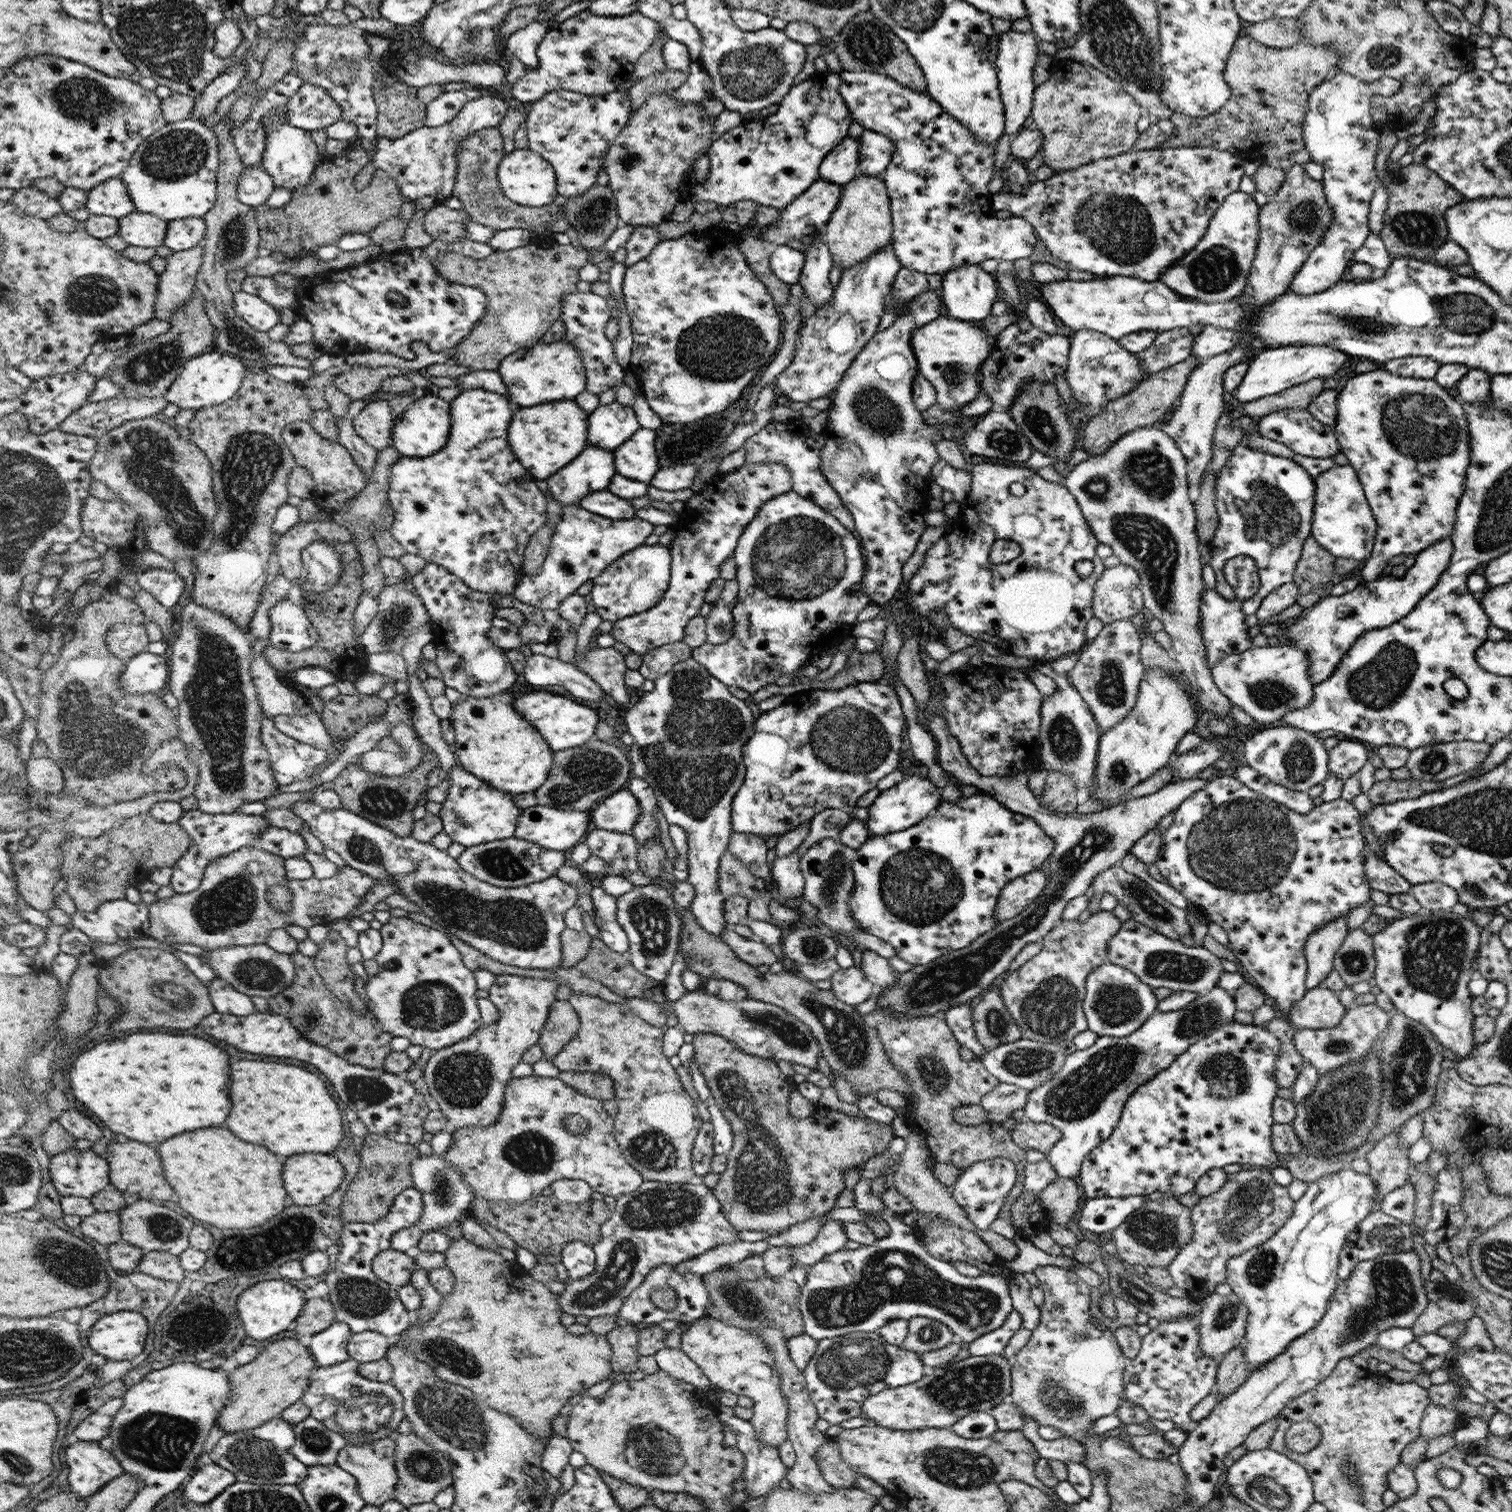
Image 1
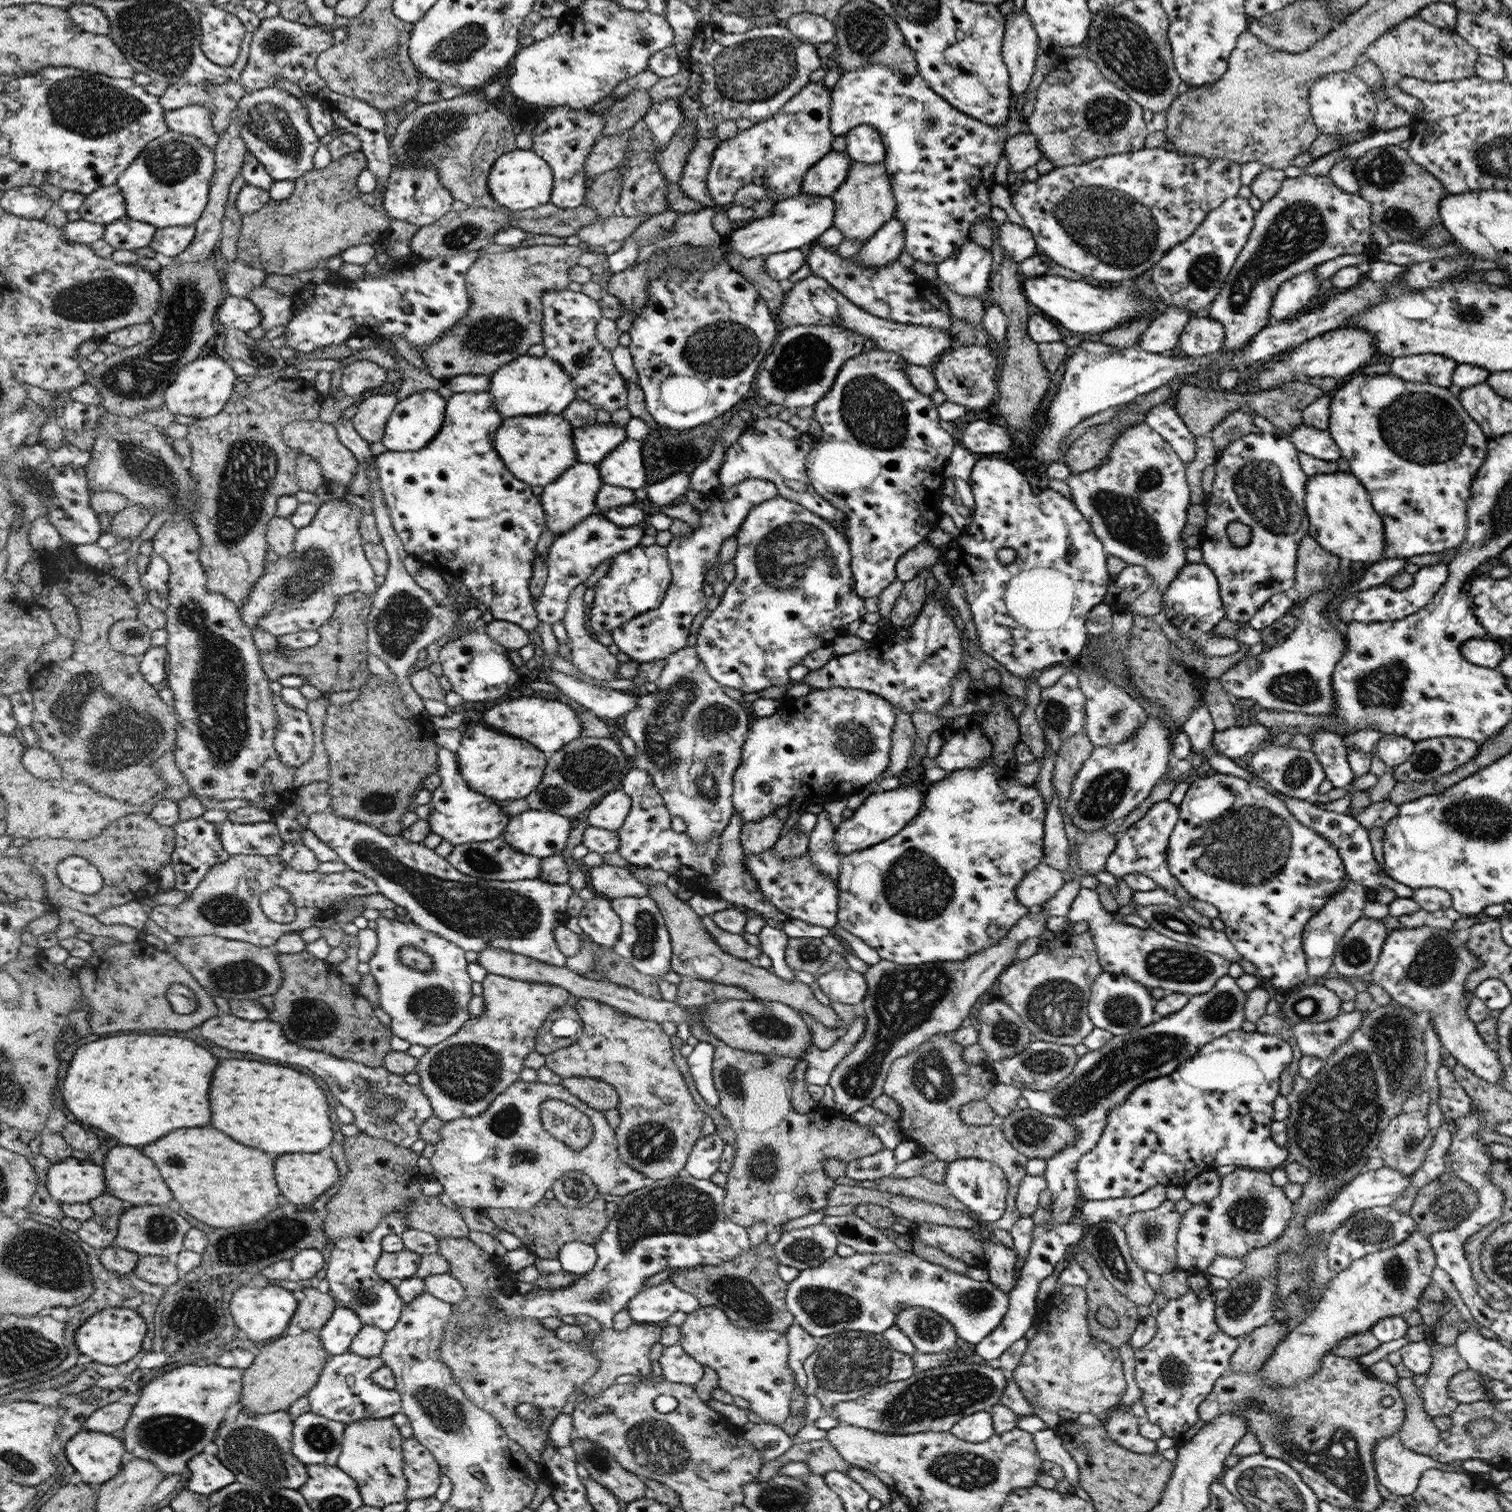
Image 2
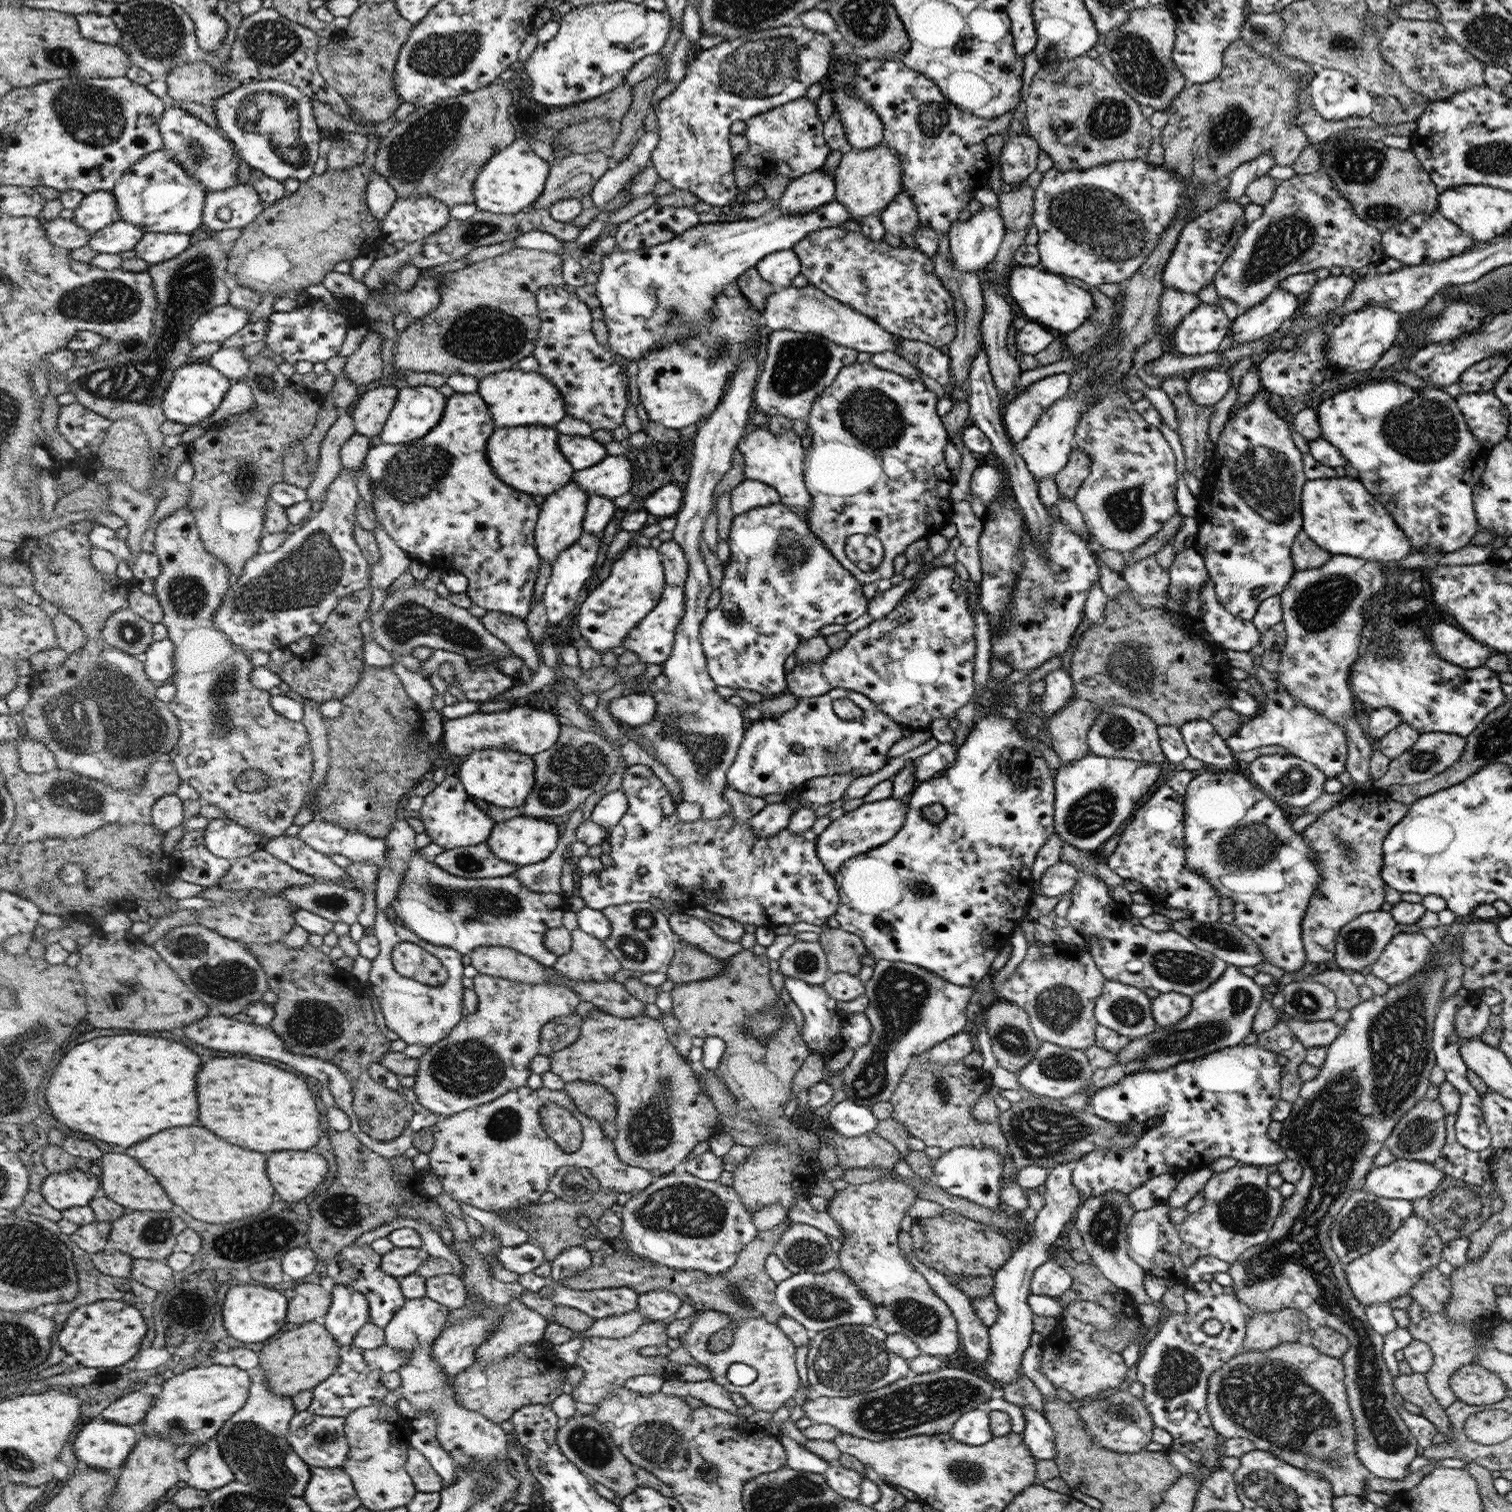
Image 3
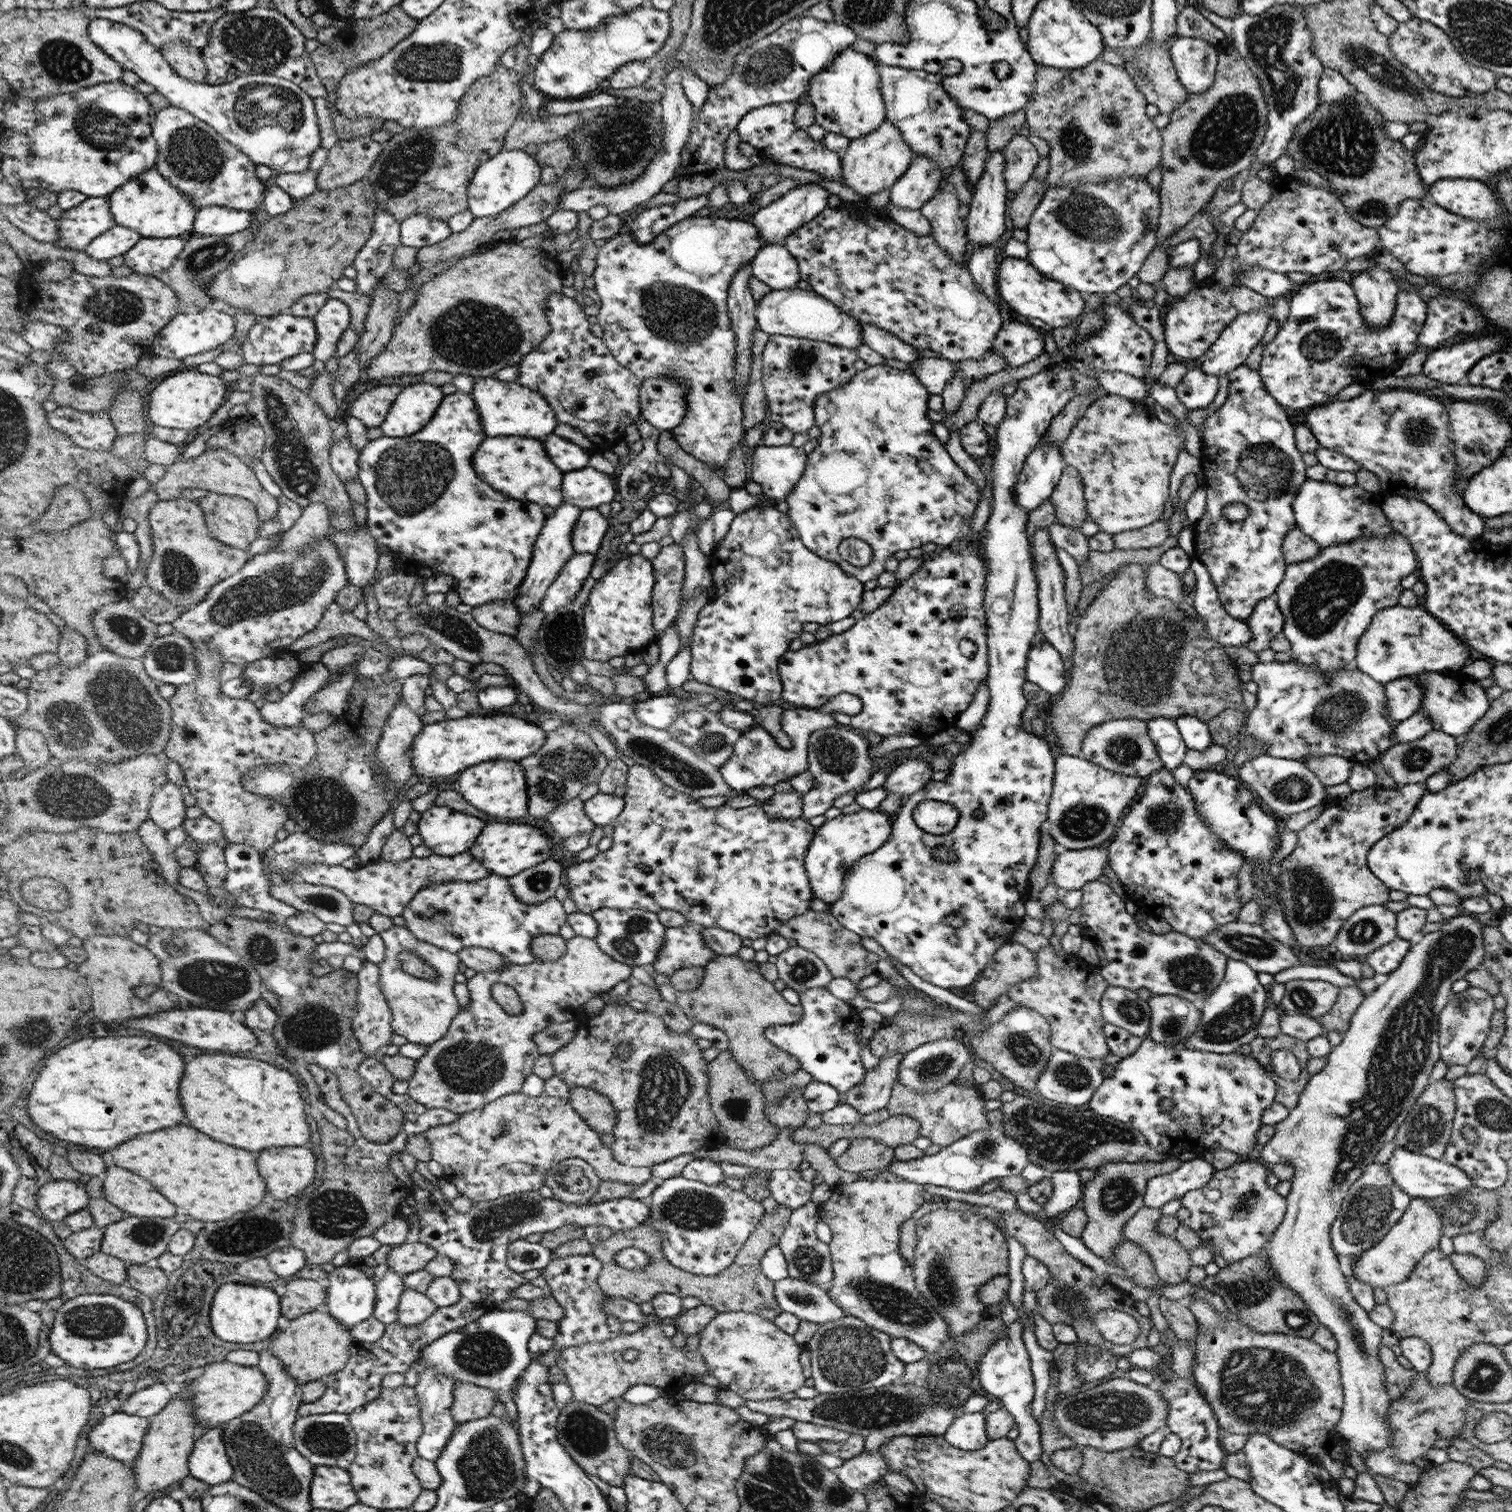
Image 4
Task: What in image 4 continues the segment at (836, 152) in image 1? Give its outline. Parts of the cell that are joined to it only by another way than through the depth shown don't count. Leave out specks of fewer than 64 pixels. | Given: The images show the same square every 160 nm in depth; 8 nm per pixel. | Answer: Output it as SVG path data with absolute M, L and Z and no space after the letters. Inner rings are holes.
M814 182L801 184L801 186L790 190L785 196L776 200L776 202L772 202L766 208L761 208L754 214L751 224L760 231L760 237L766 241L767 245L782 244L789 236L807 225L808 222L815 221L815 218L828 208L828 198L830 196L832 194Z

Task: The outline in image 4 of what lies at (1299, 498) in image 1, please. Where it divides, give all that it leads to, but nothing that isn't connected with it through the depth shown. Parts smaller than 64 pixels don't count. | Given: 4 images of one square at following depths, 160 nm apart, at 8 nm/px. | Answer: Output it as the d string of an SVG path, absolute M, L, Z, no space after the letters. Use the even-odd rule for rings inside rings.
M1242 363L1238 368L1235 368L1227 373L1227 376L1228 396L1226 398L1226 402L1203 422L1203 431L1199 433L1203 446L1203 462L1208 470L1208 473L1206 473L1204 478L1204 484L1206 484L1204 492L1206 494L1207 503L1204 516L1200 520L1197 520L1193 525L1196 532L1194 556L1206 567L1206 570L1209 572L1211 581L1217 590L1217 599L1220 601L1220 604L1223 606L1225 612L1232 618L1245 620L1252 614L1254 607L1258 604L1258 602L1260 602L1260 600L1275 594L1275 590L1284 578L1287 564L1282 552L1282 543L1284 537L1288 534L1288 531L1297 527L1295 525L1292 503L1296 498L1296 494L1299 492L1300 486L1302 486L1302 483L1307 479L1306 469L1308 466L1303 461L1303 453L1298 450L1298 446L1296 445L1294 426L1288 420L1288 415L1286 415L1282 405L1268 392L1260 373L1257 370L1251 369L1246 363ZM1233 502L1245 504L1249 508L1249 515L1240 522L1232 522L1225 517L1225 514L1223 514L1224 506Z

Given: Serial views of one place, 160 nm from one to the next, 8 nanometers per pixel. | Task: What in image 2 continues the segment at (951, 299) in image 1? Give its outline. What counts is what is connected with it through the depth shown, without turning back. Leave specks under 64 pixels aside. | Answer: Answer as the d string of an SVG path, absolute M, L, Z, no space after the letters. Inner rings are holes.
M973 239L964 242L959 249L952 253L950 257L945 258L937 265L938 279L948 285L950 292L966 298L987 298L988 285L990 285L992 270L992 251L987 250L984 246L978 244Z

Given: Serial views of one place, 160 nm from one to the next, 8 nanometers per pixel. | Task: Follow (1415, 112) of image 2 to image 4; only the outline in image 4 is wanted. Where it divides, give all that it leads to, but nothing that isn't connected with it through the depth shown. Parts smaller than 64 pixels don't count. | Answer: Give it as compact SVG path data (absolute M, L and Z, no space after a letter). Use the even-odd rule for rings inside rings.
M1412 17L1410 20L1400 22L1397 29L1388 36L1389 49L1396 60L1413 70L1434 92L1446 96L1475 96L1497 88L1499 75L1491 70L1468 64L1456 50L1451 38L1435 24Z

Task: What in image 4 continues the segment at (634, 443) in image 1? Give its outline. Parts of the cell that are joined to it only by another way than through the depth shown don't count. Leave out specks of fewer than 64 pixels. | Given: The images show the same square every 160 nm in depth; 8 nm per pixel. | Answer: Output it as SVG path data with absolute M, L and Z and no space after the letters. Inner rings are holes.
M593 467L573 470L563 474L563 502L570 502L580 508L597 508L600 504L608 504L616 494L616 475L608 477Z

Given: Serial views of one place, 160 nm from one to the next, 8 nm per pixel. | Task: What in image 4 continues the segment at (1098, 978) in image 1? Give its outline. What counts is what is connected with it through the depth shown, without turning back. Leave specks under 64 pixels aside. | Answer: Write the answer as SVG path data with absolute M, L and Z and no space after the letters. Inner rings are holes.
M1108 984L1102 1011L1106 1024L1119 1026L1136 1036L1148 1034L1151 1010L1148 1001L1140 999L1136 991Z

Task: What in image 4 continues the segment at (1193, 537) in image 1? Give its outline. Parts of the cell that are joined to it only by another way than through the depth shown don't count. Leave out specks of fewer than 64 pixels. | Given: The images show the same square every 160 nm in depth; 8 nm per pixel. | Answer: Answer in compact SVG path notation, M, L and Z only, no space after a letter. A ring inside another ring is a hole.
M1106 394L1097 398L1085 410L1084 416L1078 420L1061 450L1066 466L1075 468L1083 479L1088 512L1100 531L1113 535L1127 530L1138 530L1156 522L1162 516L1169 498L1170 474L1179 450L1186 443L1185 437L1184 429L1178 423L1172 428L1157 417L1145 414L1136 401L1118 394Z

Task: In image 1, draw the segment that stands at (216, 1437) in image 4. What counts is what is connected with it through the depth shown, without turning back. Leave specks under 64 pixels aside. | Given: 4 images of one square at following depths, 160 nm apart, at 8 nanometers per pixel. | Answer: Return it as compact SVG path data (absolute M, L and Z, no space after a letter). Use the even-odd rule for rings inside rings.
M218 1463L202 1465L185 1484L184 1496L195 1503L207 1505L236 1481L235 1474Z

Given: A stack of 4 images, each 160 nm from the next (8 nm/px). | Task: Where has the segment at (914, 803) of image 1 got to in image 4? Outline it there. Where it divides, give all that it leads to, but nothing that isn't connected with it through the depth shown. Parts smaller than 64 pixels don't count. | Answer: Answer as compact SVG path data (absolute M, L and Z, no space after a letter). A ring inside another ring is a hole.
M862 809L850 814L841 813L831 820L826 819L815 829L815 837L812 838L806 854L807 877L810 879L811 889L815 891L815 898L832 906L843 896L844 880L851 866L880 849L890 840L893 816L876 809Z

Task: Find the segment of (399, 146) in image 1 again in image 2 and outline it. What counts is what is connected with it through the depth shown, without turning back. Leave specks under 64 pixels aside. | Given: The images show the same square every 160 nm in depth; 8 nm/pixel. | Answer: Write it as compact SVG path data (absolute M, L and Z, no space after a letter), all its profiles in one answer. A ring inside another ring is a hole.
M392 160L392 171L388 179L386 192L384 192L384 211L390 218L406 221L418 227L432 225L438 218L444 217L452 210L454 200L448 189L440 184L440 175L434 167L418 169L416 164L406 167Z

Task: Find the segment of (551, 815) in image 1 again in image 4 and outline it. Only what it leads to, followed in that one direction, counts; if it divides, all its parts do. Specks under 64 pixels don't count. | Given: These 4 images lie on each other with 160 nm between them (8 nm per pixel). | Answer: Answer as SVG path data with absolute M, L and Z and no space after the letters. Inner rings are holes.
M494 820L487 823L469 851L476 862L498 876L508 878L550 859L550 836L546 836L546 830L542 832L542 828L534 828L533 824Z

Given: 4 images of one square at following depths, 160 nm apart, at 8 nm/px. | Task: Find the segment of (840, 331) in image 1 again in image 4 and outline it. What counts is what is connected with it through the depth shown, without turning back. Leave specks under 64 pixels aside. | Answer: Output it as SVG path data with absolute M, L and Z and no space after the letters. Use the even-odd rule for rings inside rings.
M915 155L911 168L890 188L890 203L898 208L920 210L935 197L942 181L938 163L926 155ZM770 334L762 362L765 405L774 422L780 422L794 434L804 434L816 426L815 405L817 398L841 388L857 373L854 362L859 354L854 349L832 343Z

